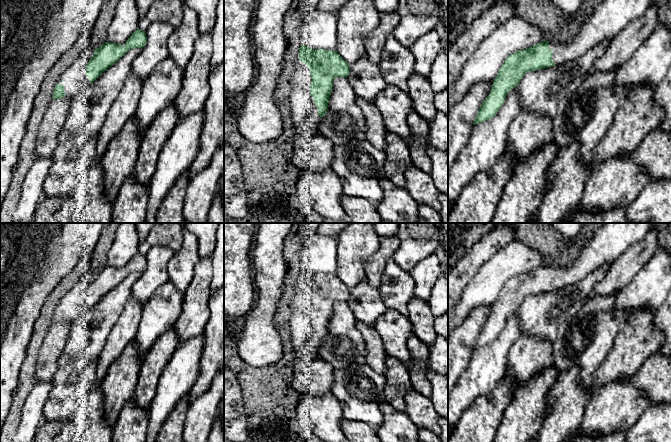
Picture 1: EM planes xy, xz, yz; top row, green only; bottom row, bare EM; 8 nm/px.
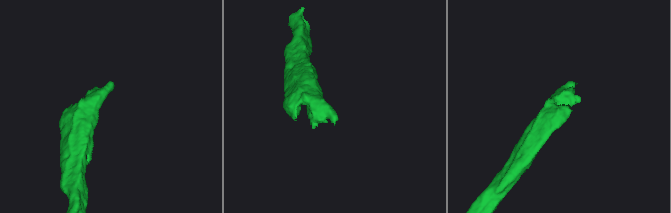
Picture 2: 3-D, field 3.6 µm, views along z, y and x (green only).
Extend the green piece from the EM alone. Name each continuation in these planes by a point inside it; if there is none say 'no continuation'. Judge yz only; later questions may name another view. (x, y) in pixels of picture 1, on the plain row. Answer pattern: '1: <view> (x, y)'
1: yz (611, 240)

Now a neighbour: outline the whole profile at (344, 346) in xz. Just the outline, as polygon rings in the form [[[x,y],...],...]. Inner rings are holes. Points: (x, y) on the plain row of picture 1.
[[[347,302],[334,303],[328,333],[319,349],[319,356],[334,370],[367,364],[365,342],[356,321]]]

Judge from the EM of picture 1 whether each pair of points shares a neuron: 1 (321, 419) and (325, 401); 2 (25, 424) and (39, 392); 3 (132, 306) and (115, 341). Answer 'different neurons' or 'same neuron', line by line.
1: same neuron
2: same neuron
3: same neuron

